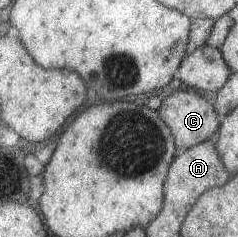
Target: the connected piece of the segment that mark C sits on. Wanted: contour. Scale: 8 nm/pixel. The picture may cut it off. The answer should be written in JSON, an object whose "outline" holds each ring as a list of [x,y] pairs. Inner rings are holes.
{"outline":[[[194,90],[172,92],[163,99],[159,114],[174,132],[178,147],[186,150],[208,140],[222,120],[215,104]]]}

